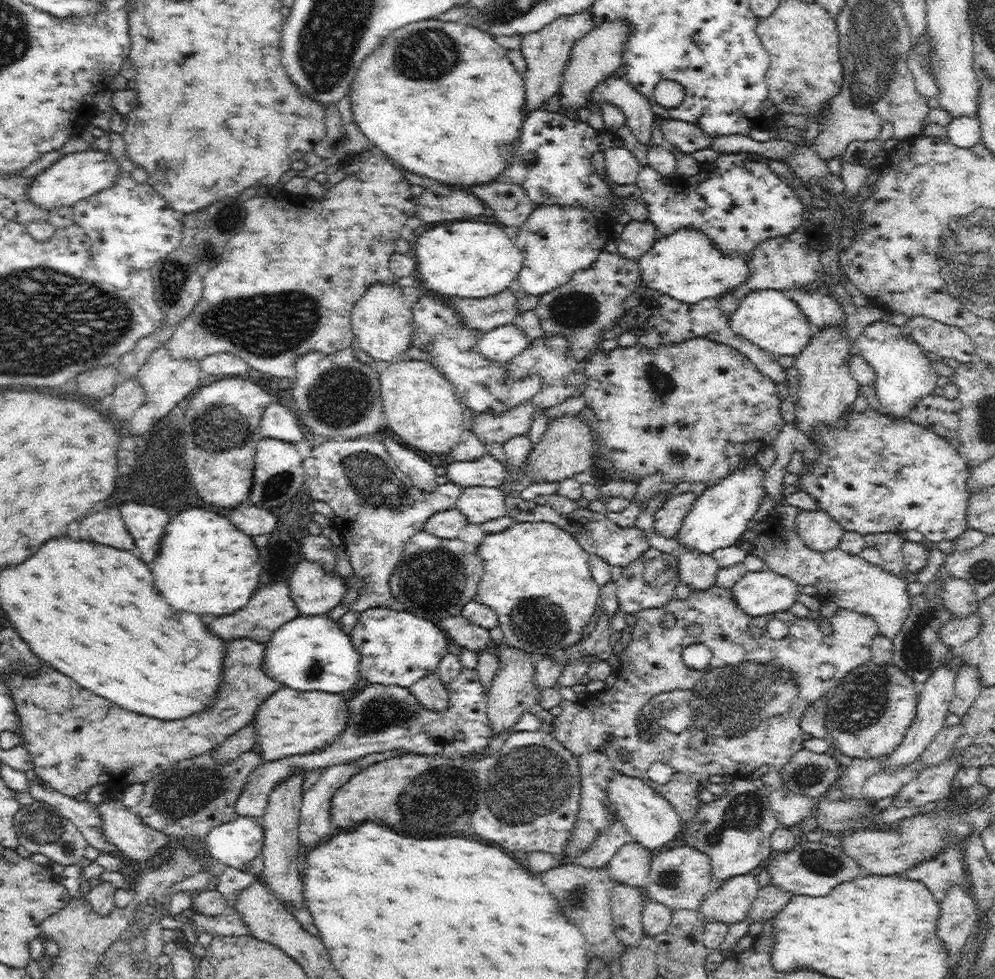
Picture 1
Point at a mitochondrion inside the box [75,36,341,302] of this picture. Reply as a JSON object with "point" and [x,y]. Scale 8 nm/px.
{"point":[187,266]}

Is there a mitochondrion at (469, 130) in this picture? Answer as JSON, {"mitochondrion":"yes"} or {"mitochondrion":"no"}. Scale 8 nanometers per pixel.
{"mitochondrion":"no"}

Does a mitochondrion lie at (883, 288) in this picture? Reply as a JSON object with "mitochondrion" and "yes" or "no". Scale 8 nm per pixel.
{"mitochondrion":"no"}

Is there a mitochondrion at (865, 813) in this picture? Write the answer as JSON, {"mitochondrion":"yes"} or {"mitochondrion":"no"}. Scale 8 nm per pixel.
{"mitochondrion":"yes"}

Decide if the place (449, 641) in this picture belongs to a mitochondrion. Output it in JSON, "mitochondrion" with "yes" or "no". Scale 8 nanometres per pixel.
{"mitochondrion":"no"}

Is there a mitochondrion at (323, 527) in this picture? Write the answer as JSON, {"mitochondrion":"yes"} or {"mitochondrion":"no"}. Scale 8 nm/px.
{"mitochondrion":"no"}

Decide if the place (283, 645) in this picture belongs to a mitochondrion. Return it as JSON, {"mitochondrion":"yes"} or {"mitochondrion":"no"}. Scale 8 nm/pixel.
{"mitochondrion":"no"}

